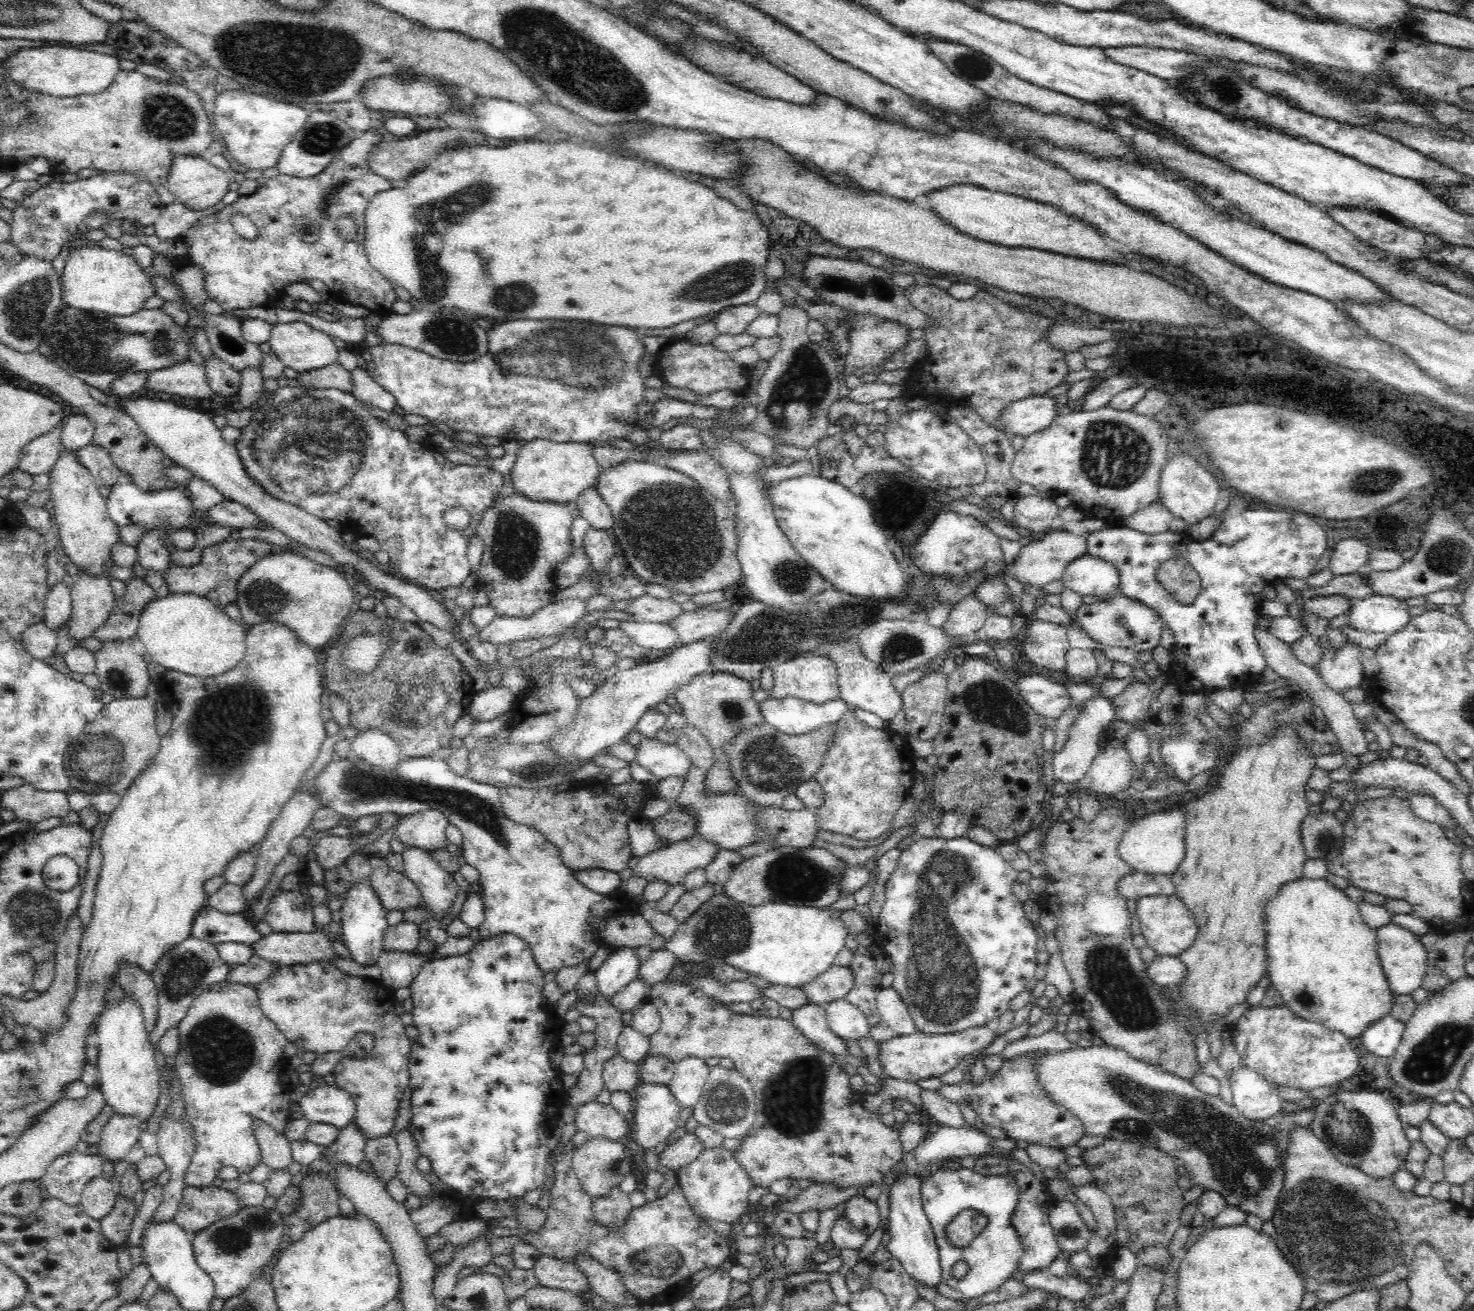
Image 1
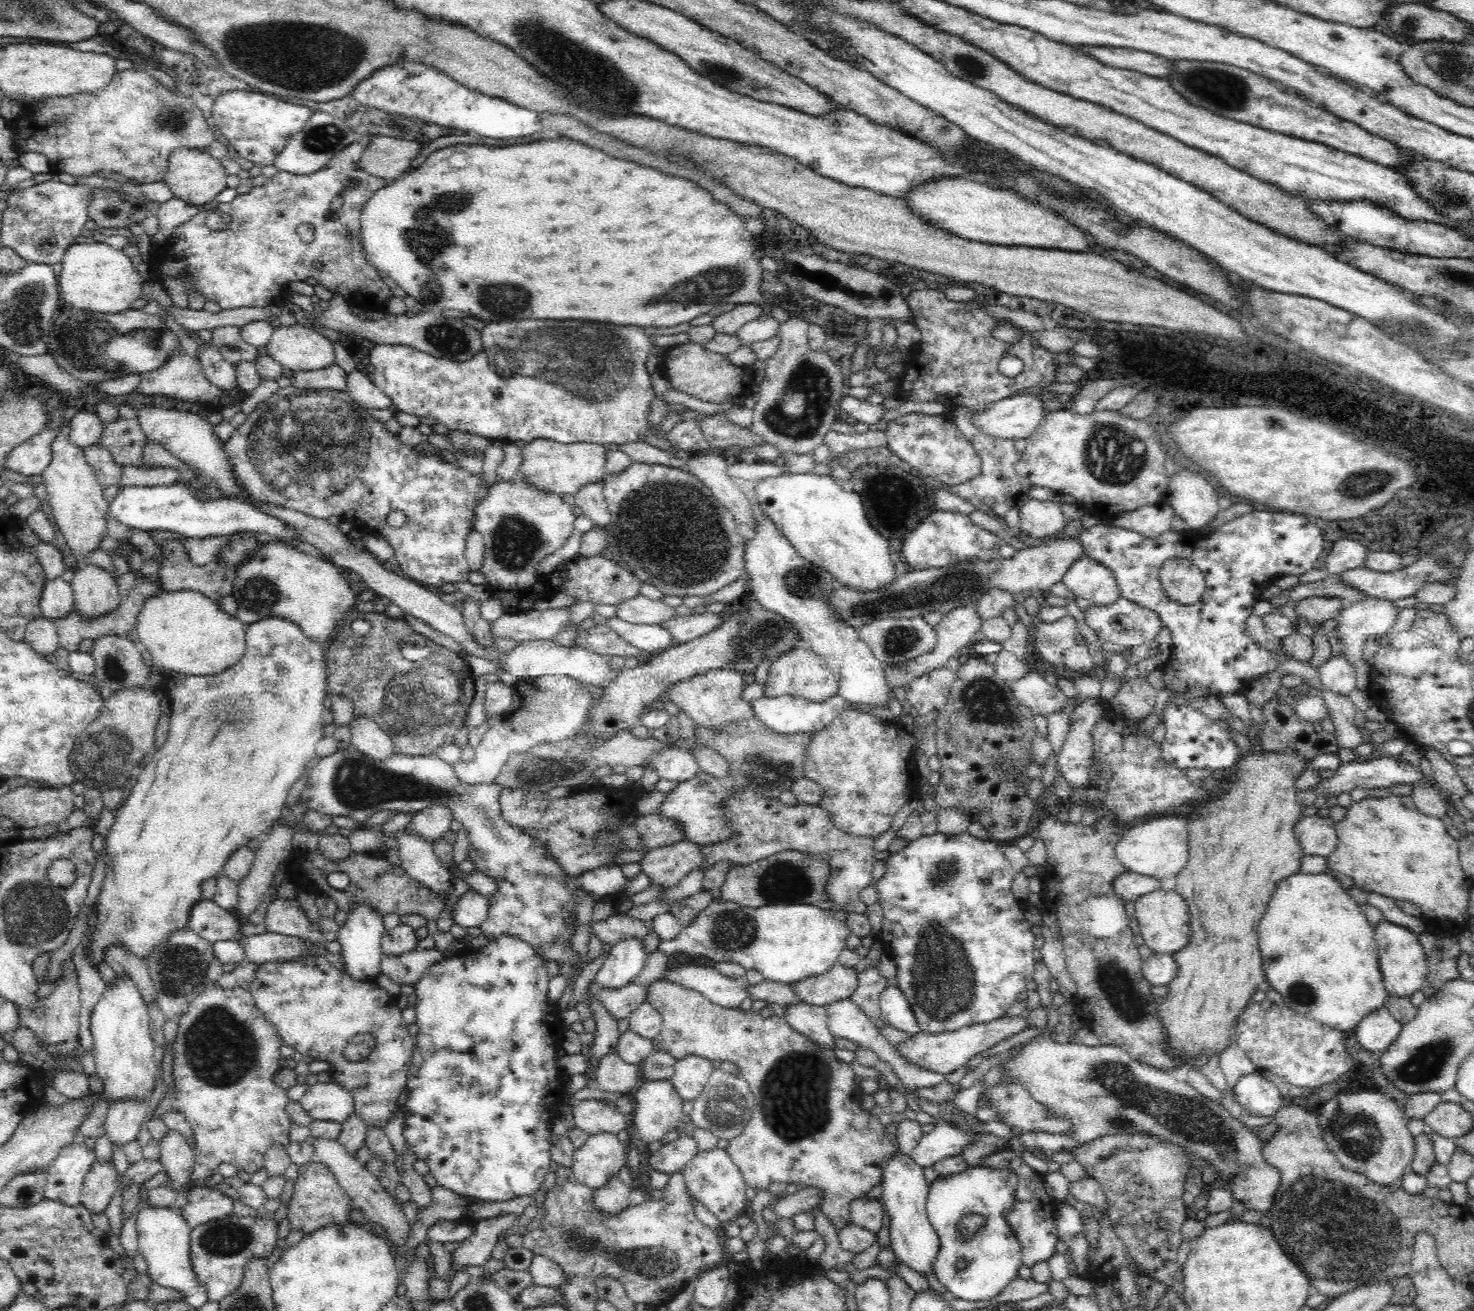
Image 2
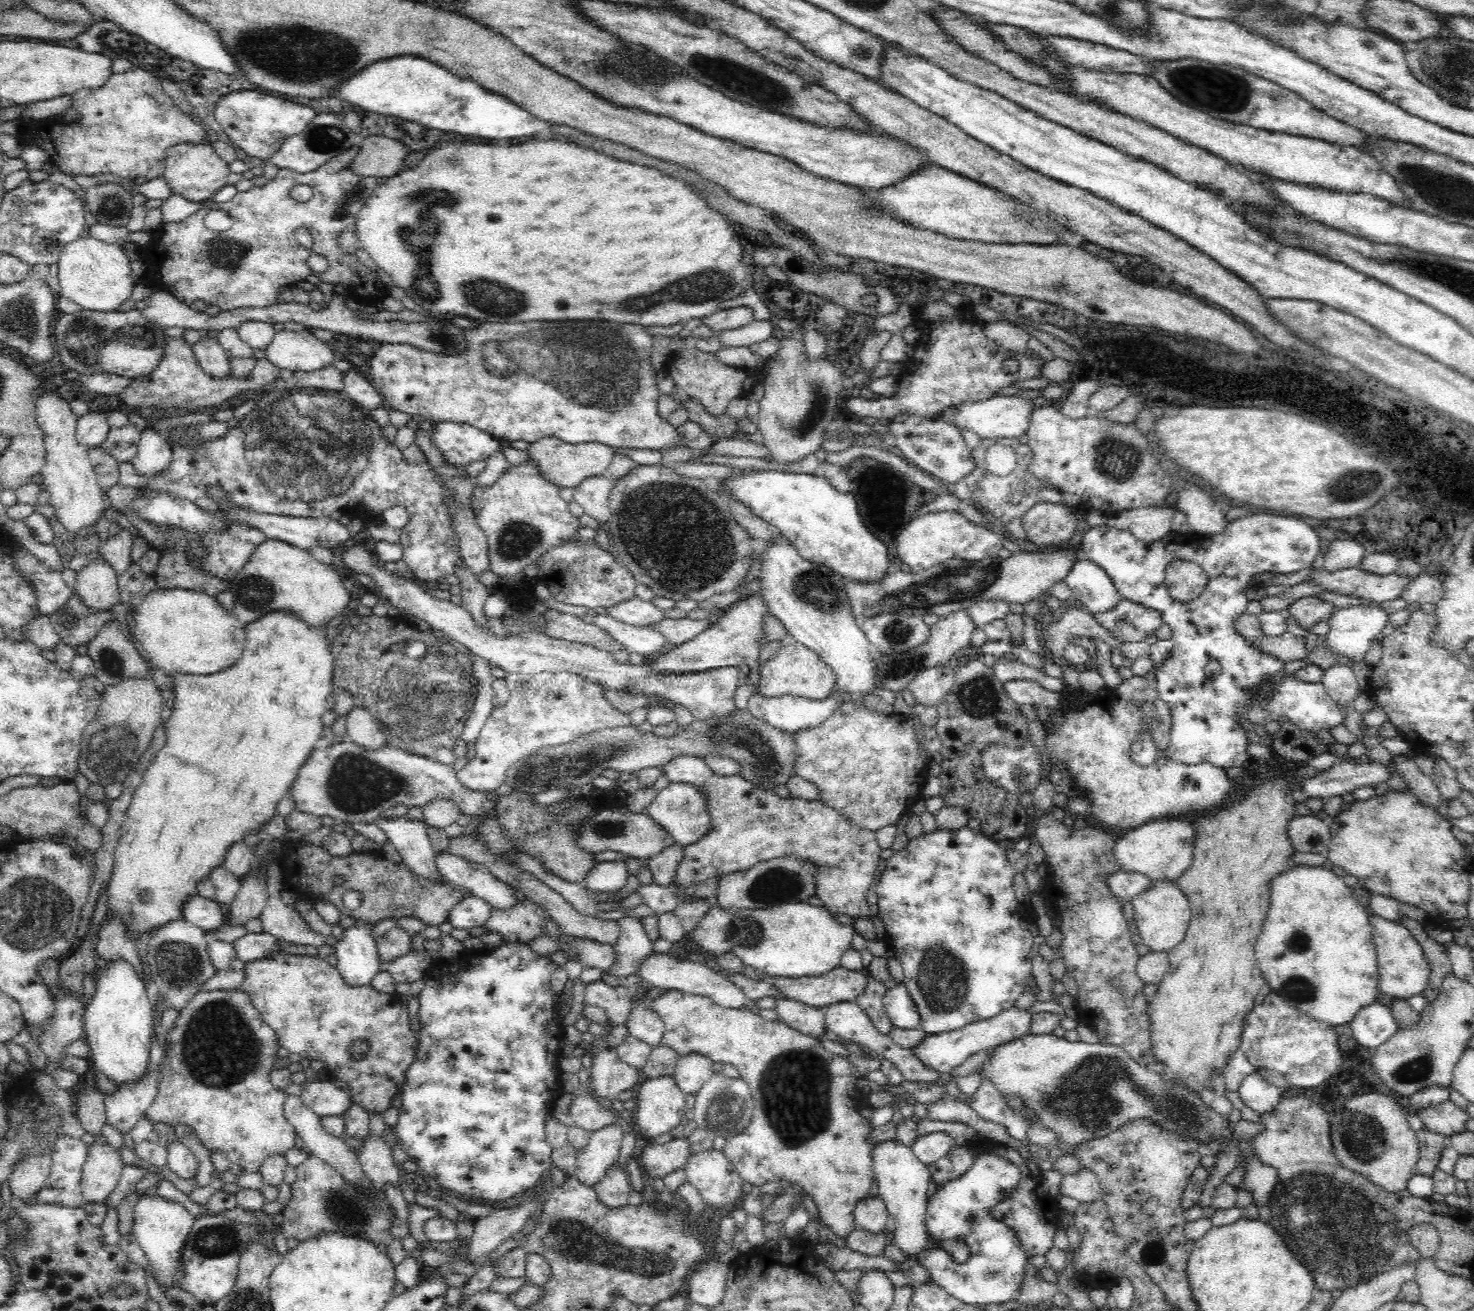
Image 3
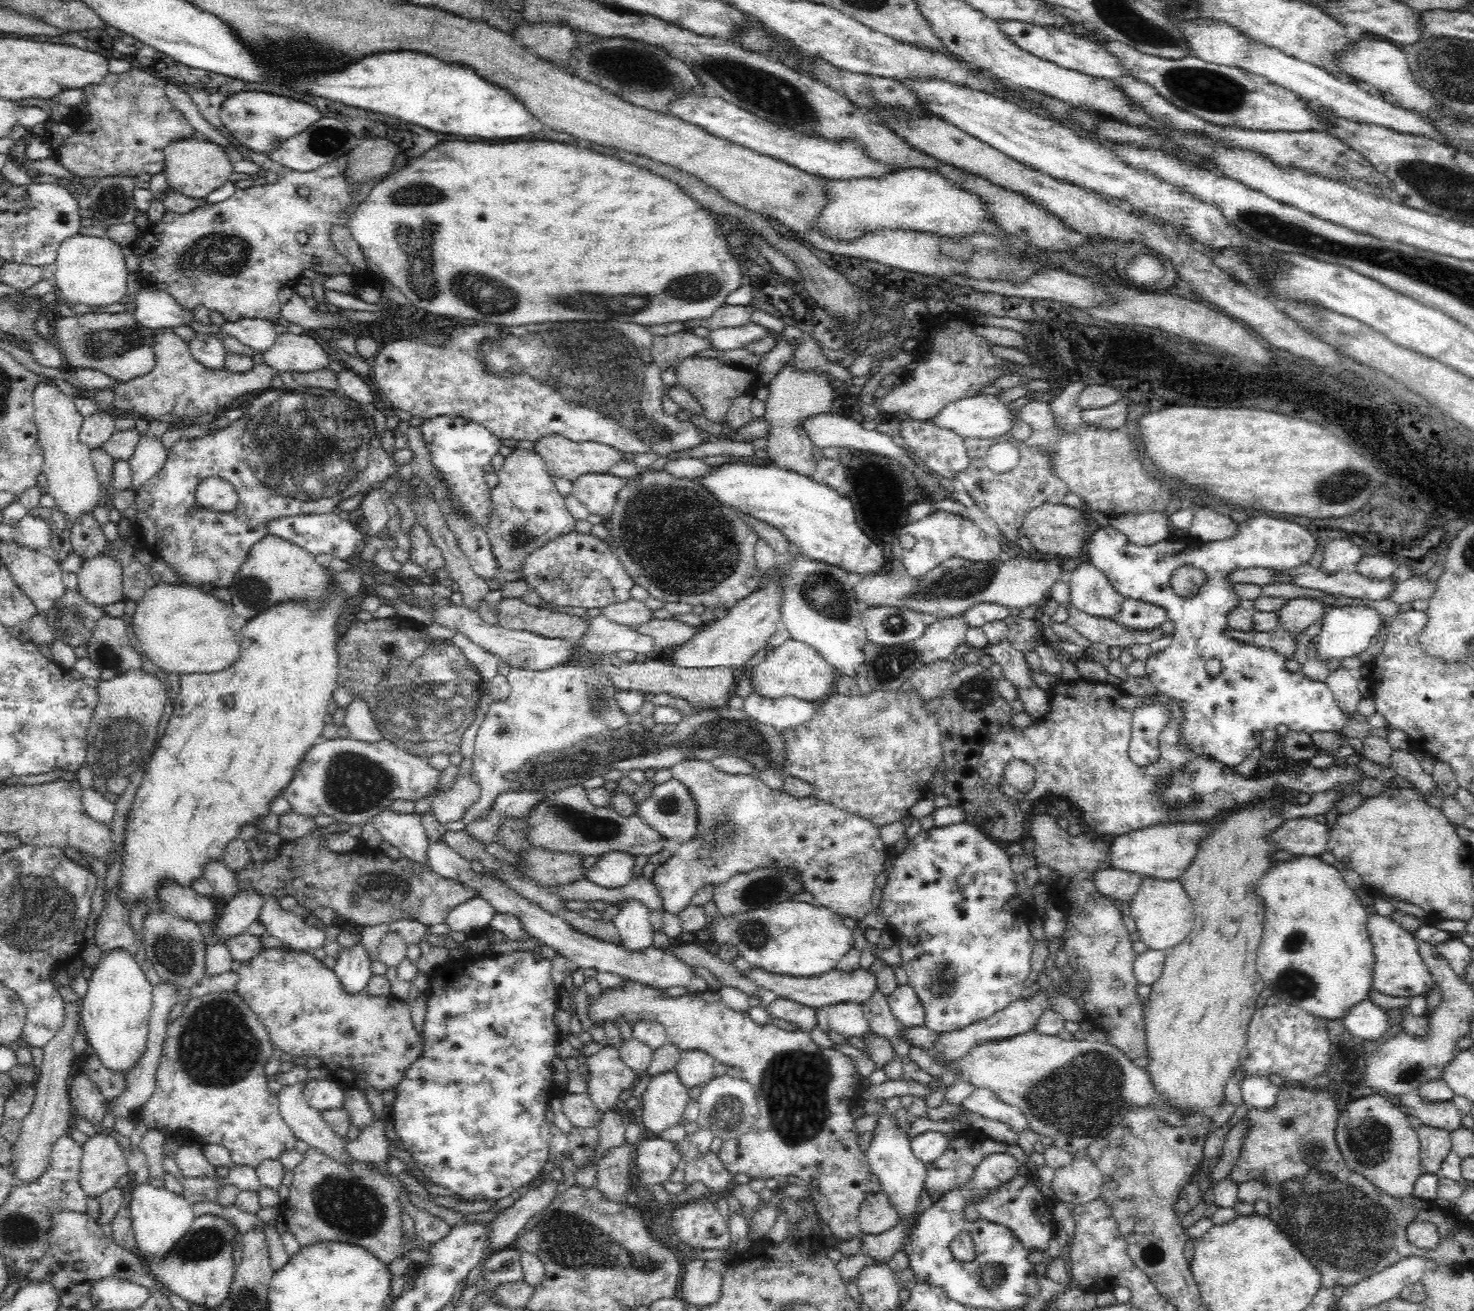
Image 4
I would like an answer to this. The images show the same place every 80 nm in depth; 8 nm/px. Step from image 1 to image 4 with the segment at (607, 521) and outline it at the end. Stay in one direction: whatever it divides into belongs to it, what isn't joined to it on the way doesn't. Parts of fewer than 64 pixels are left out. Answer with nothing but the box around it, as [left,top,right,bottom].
[572,473,641,518]

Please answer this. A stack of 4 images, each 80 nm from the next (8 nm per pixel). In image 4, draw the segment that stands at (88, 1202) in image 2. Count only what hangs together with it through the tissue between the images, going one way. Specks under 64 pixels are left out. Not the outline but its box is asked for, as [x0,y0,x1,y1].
[79,1132,129,1197]

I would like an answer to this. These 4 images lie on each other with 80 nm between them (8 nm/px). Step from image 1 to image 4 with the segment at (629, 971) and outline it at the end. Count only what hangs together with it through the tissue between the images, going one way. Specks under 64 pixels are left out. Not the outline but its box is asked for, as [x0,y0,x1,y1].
[604,898,654,950]

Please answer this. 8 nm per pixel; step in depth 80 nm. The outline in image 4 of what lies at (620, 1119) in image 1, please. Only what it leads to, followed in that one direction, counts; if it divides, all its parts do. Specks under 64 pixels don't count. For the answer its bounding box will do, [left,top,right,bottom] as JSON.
[561,1092,603,1129]

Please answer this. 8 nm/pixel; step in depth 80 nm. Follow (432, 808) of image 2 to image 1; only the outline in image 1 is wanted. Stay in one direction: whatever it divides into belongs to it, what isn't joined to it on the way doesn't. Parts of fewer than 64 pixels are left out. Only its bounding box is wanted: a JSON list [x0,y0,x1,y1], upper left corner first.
[396,810,449,852]

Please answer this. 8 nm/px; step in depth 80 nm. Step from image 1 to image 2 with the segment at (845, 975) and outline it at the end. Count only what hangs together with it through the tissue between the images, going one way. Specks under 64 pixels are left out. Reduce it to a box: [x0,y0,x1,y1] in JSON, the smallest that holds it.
[788,964,858,1007]

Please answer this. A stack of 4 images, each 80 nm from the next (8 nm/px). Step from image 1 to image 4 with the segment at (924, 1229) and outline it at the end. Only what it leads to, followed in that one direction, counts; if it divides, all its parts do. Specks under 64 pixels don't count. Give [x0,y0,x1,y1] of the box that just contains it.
[865,1112,926,1225]

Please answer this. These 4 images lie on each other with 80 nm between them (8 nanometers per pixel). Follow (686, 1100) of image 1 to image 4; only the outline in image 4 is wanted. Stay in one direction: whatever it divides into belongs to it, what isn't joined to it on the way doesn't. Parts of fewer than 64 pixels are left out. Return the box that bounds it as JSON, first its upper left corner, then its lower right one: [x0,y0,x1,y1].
[675,1050,715,1088]

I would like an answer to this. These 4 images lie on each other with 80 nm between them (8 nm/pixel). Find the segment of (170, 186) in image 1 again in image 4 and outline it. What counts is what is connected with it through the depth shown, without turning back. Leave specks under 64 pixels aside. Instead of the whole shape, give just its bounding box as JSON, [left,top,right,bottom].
[163,135,233,198]

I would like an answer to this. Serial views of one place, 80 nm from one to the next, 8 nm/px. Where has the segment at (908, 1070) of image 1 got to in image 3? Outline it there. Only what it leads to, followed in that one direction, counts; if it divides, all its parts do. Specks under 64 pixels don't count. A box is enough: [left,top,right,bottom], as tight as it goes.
[915,1006,1033,1073]

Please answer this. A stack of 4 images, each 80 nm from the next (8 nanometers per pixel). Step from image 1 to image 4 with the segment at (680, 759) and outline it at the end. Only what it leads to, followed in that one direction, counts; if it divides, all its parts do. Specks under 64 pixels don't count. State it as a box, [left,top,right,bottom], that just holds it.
[651,759,891,920]

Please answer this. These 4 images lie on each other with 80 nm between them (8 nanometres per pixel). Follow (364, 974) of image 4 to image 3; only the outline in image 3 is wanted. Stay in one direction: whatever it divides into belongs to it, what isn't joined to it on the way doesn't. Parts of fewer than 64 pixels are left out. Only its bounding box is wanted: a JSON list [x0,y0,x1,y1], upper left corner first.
[334,924,379,987]

